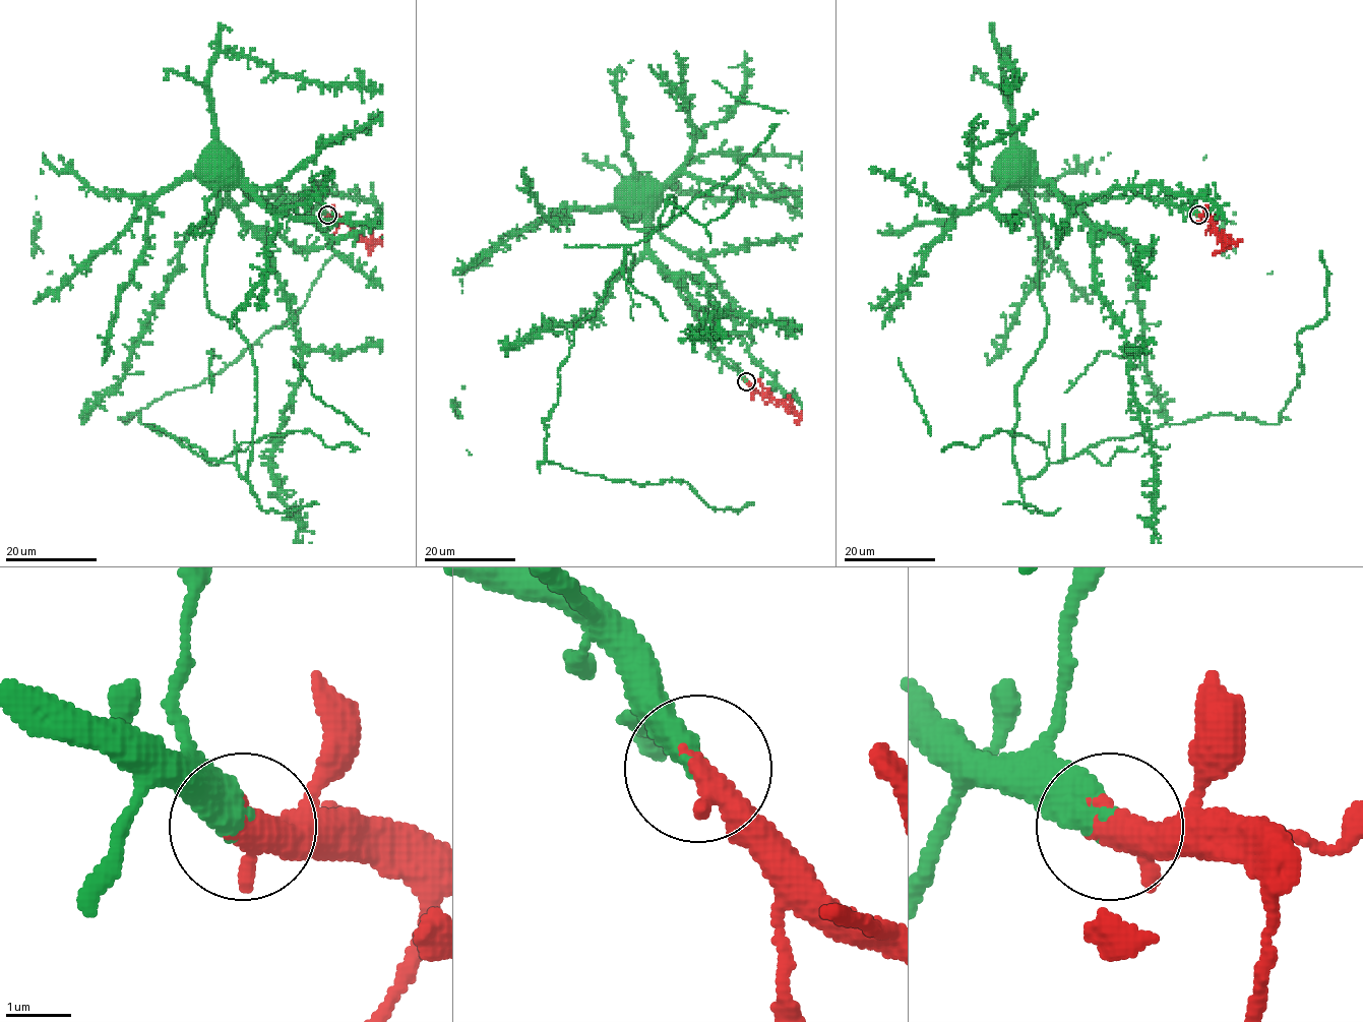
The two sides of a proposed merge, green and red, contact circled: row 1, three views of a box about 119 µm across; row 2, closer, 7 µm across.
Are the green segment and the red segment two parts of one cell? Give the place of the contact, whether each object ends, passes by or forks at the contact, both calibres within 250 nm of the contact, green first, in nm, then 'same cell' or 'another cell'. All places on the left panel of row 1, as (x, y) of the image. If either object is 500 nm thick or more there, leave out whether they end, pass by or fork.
(327, 215) | green ends | red ends | 480/460 nm | same cell

